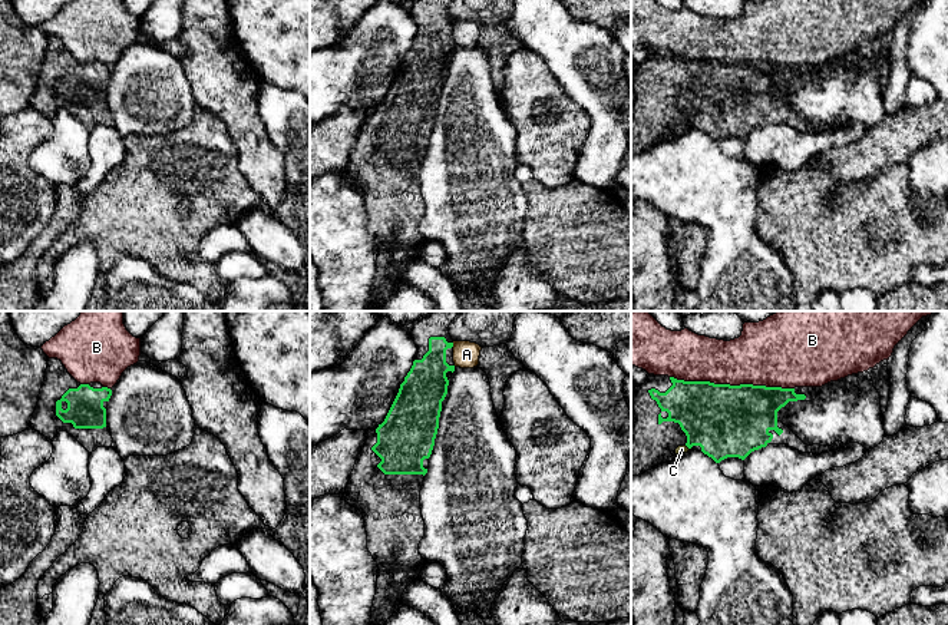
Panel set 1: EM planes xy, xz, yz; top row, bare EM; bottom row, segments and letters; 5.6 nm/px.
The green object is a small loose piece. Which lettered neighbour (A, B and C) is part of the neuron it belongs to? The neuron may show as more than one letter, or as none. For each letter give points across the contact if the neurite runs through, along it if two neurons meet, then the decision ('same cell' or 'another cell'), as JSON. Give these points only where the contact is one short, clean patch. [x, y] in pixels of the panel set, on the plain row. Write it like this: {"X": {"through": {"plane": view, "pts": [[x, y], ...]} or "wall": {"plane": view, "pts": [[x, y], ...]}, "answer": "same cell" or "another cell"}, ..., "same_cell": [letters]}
{"A": {"wall": {"plane": "xz", "pts": [[452, 22], [453, 25]]}, "answer": "another cell"}, "B": {"answer": "another cell"}, "C": {"wall": {"plane": "yz", "pts": [[684, 123], [690, 128]]}, "answer": "another cell"}, "same_cell": []}

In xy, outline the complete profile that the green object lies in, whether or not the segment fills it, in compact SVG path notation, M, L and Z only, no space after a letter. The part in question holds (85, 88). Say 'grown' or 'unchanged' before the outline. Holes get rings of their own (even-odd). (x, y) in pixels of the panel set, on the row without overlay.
grown; M49 37L30 106L47 118L67 110L89 132L112 126L106 106L106 86L112 69L100 62L80 63L60 39Z

